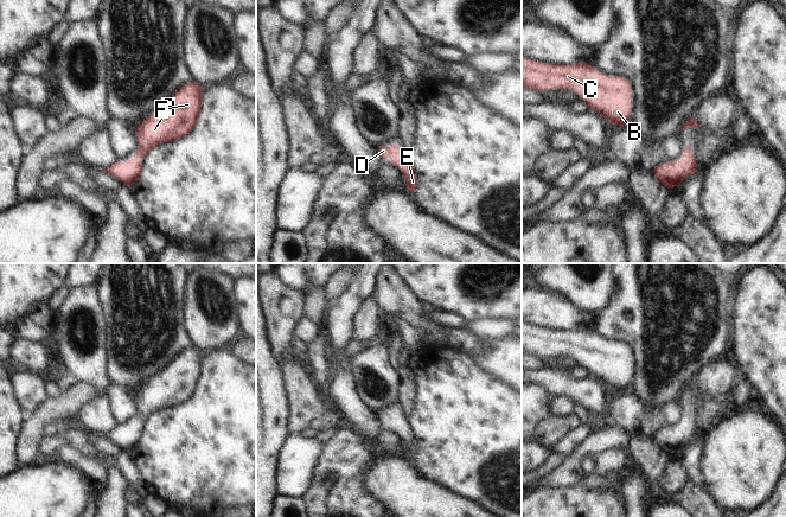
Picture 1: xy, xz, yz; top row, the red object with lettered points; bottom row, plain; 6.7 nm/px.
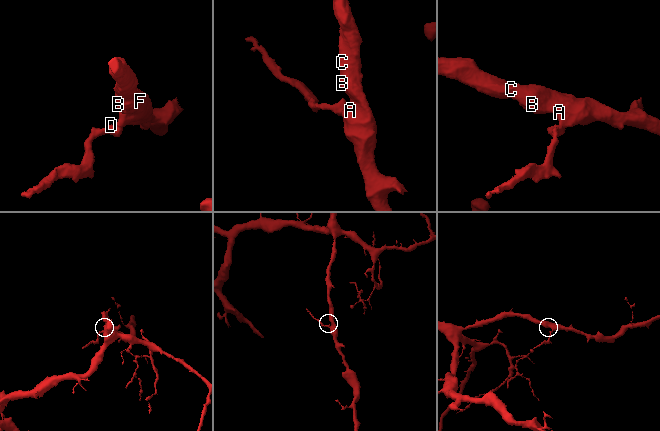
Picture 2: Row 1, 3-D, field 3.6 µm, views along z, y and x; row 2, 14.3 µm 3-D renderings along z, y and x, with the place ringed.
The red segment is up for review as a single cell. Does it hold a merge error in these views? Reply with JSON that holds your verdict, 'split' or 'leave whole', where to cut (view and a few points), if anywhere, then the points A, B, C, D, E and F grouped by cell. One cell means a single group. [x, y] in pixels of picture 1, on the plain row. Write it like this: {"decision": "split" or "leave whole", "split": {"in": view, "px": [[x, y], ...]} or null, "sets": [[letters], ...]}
{"decision": "leave whole", "split": null, "sets": [["A", "B", "C", "D", "E", "F"]]}

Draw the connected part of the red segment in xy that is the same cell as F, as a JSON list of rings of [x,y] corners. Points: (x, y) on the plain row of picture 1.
[[[191,347],[181,352],[165,370],[154,376],[135,394],[140,413],[134,423],[124,428],[117,427],[102,436],[119,445],[123,452],[130,453],[143,438],[143,430],[140,427],[141,423],[145,423],[154,413],[184,403],[196,394],[203,370],[203,358],[204,353],[197,347]]]

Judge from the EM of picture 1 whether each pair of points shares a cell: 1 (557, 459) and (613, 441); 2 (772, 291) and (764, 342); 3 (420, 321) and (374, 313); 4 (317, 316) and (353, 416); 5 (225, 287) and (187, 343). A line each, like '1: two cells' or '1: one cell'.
1: two cells
2: one cell
3: two cells
4: two cells
5: two cells

